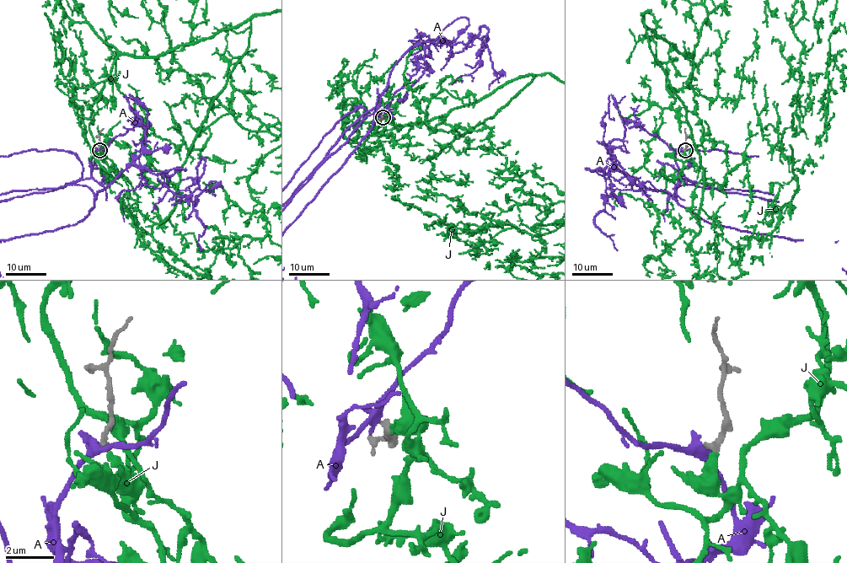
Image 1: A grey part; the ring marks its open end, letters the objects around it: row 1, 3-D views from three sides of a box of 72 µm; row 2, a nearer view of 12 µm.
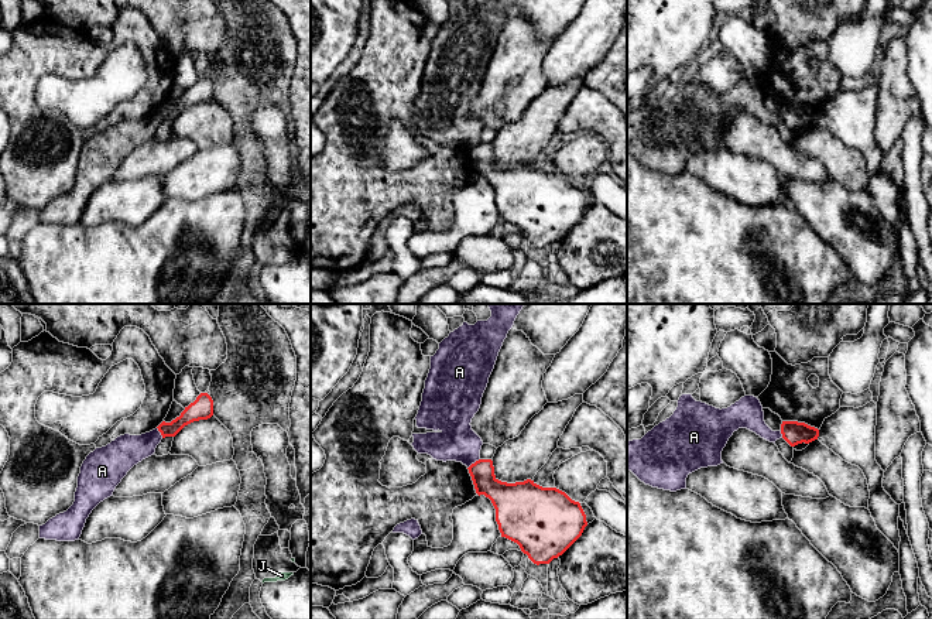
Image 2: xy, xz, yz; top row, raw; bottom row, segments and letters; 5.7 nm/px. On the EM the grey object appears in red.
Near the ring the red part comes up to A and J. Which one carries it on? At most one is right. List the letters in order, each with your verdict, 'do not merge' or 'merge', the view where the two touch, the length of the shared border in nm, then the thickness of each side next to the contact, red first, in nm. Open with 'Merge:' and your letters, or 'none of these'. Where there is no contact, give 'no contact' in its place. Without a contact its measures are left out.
Merge: J
A: do not merge; contact in xz; length 90 nm; calibres 150 and 220 nm
J: merge; no contact

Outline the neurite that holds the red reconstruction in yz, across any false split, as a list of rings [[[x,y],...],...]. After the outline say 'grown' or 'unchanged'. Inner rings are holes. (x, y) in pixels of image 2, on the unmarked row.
[[[782,105],[781,117],[791,130],[795,130],[802,126],[809,127],[818,123],[819,113],[805,106]]]; unchanged

